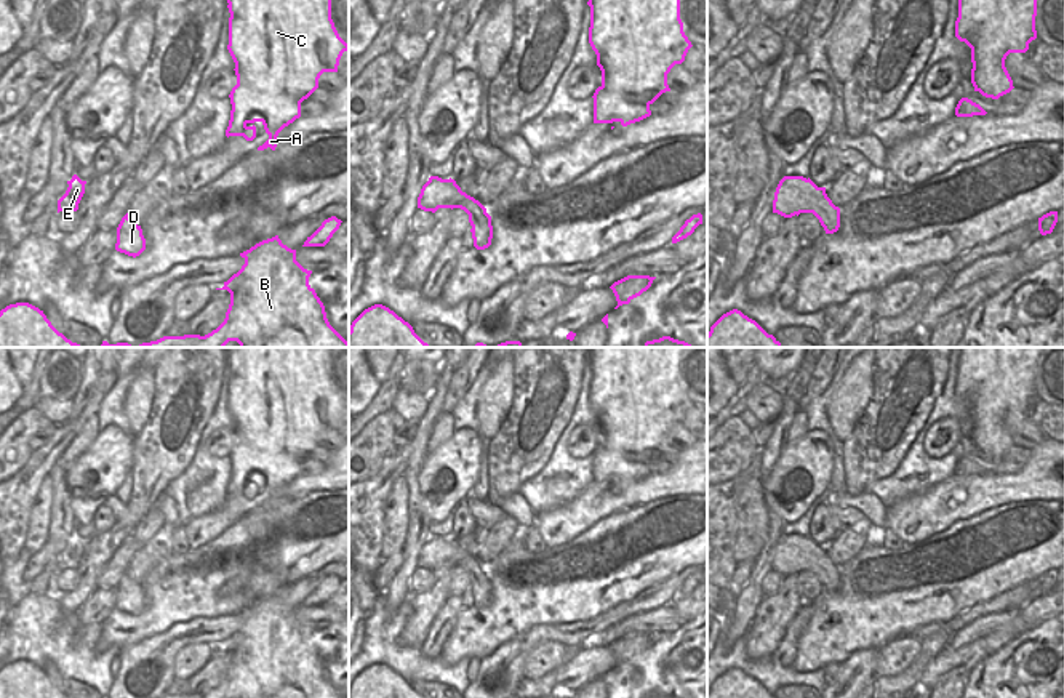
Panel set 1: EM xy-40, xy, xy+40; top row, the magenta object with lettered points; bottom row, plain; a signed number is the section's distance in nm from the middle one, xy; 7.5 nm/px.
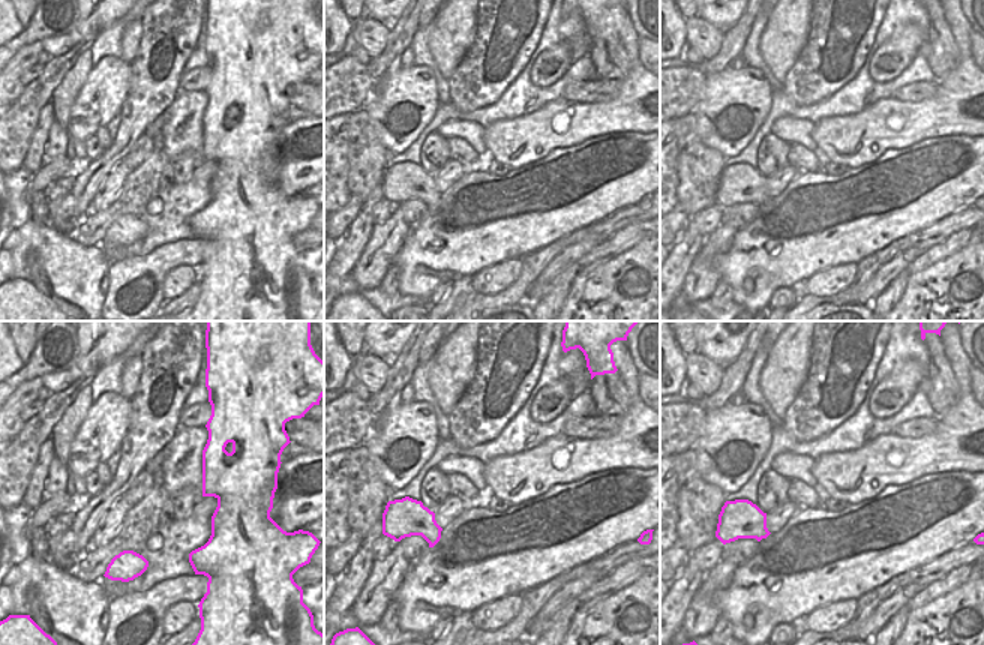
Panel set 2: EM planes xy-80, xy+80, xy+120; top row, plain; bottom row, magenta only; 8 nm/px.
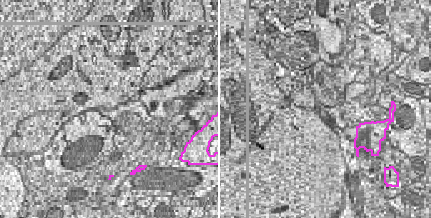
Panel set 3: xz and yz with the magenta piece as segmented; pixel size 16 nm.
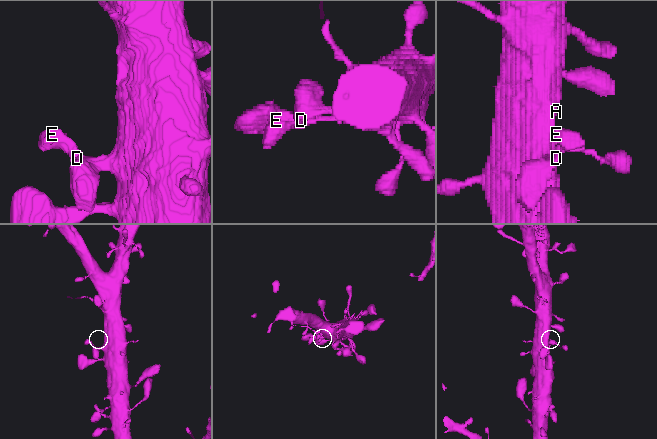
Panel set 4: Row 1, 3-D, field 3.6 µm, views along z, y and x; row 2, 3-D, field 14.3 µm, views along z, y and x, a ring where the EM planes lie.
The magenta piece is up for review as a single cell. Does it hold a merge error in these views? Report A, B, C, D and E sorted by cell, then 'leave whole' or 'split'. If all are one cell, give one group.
A B C D E | leave whole

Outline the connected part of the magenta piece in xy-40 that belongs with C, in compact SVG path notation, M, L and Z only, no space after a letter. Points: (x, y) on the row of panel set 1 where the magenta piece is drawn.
M227 0L229 45L227 50L235 62L237 85L229 98L232 104L226 136L243 136L246 141L256 138L254 122L264 125L269 139L258 147L275 150L278 133L301 117L301 102L317 88L323 72L338 72L339 59L349 45L339 37L331 19L331 0Z

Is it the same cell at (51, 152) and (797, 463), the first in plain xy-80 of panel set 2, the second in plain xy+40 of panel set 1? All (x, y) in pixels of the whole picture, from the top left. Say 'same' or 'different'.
different

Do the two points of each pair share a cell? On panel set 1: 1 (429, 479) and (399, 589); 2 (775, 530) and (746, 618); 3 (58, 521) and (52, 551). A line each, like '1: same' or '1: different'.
1: different
2: same
3: different

